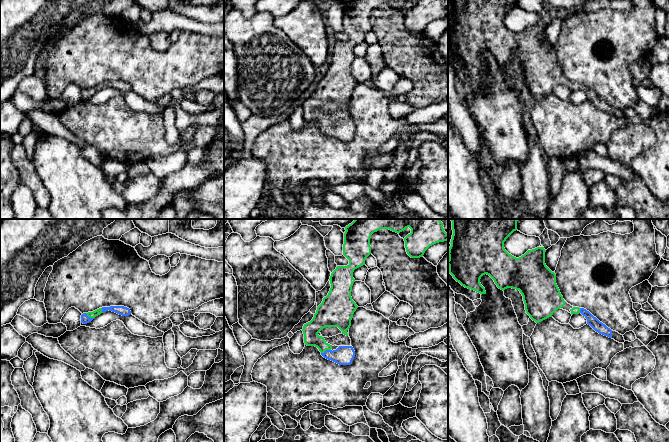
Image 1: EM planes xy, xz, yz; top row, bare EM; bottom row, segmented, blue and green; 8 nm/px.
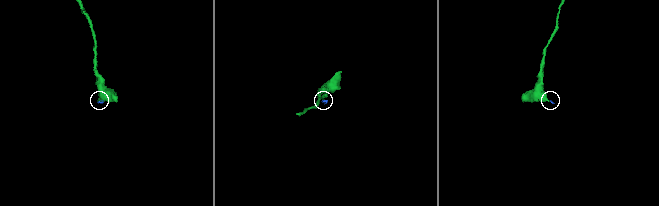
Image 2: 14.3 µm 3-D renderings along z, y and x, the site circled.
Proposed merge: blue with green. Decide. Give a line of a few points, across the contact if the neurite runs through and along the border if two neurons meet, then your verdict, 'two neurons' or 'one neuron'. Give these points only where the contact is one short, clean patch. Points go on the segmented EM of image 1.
line xy (85, 319), (87, 316), (97, 312); one neuron

